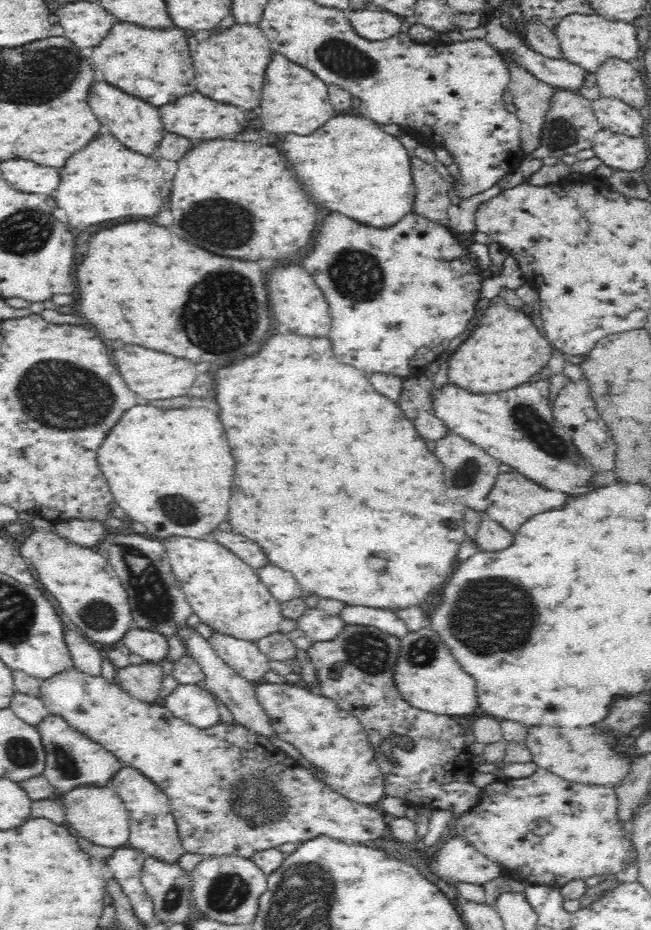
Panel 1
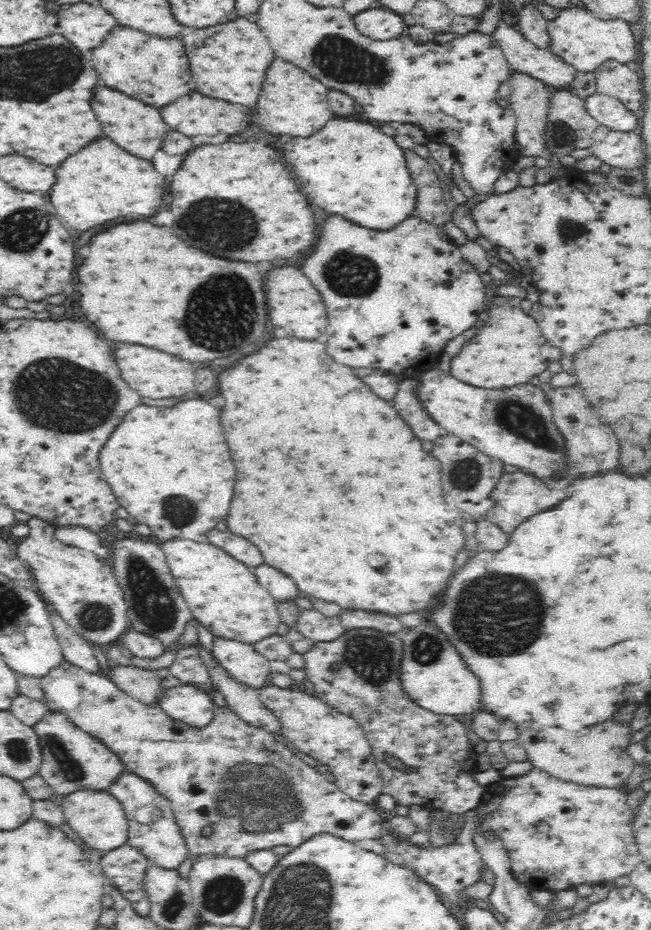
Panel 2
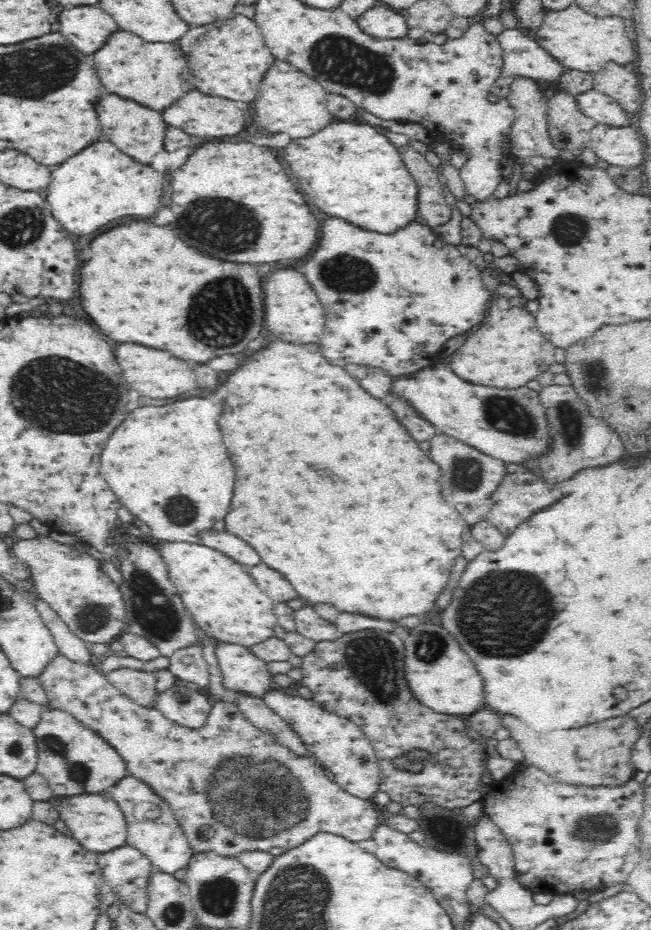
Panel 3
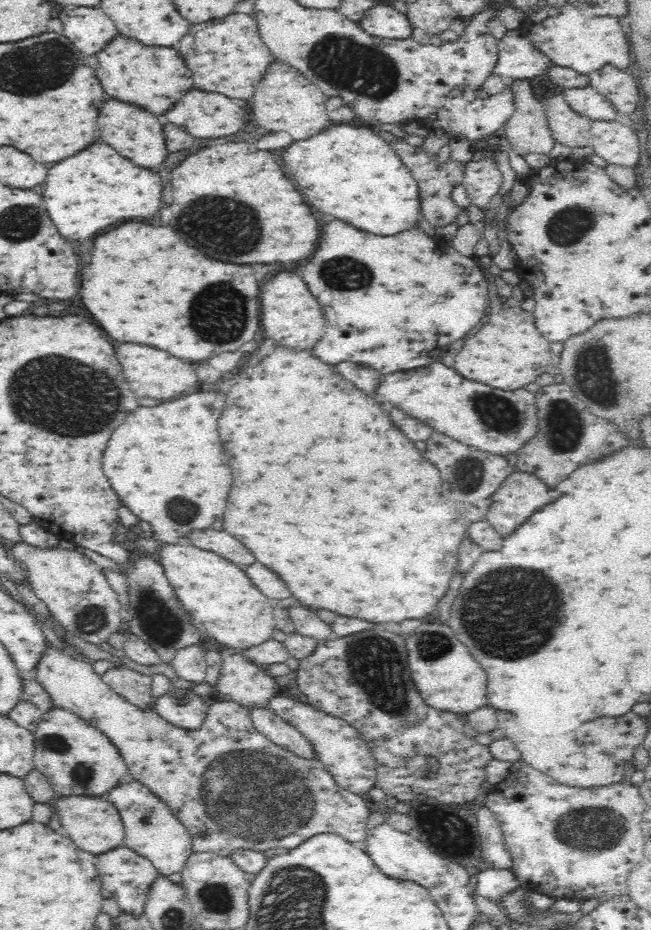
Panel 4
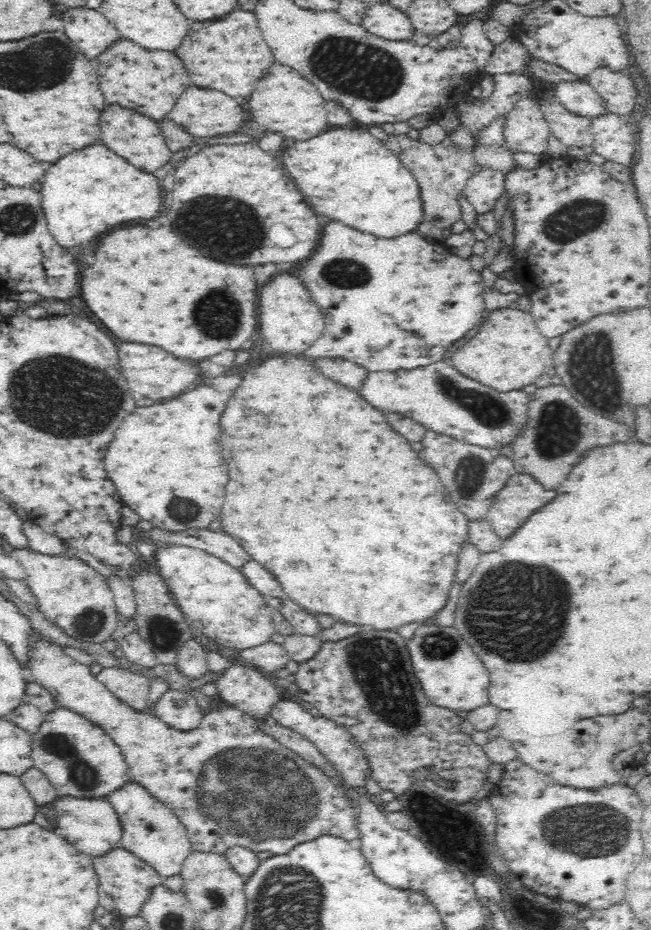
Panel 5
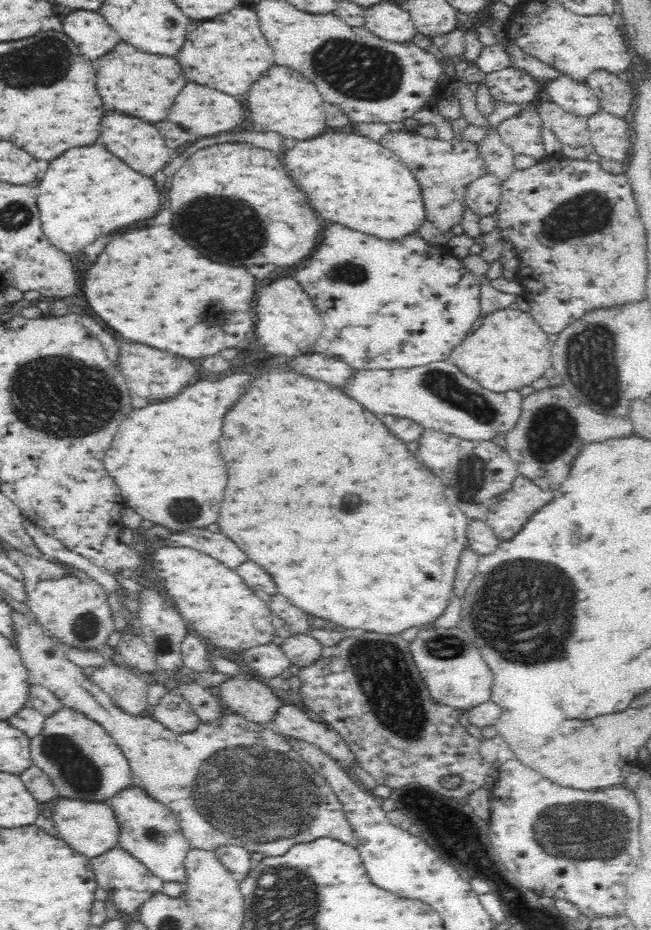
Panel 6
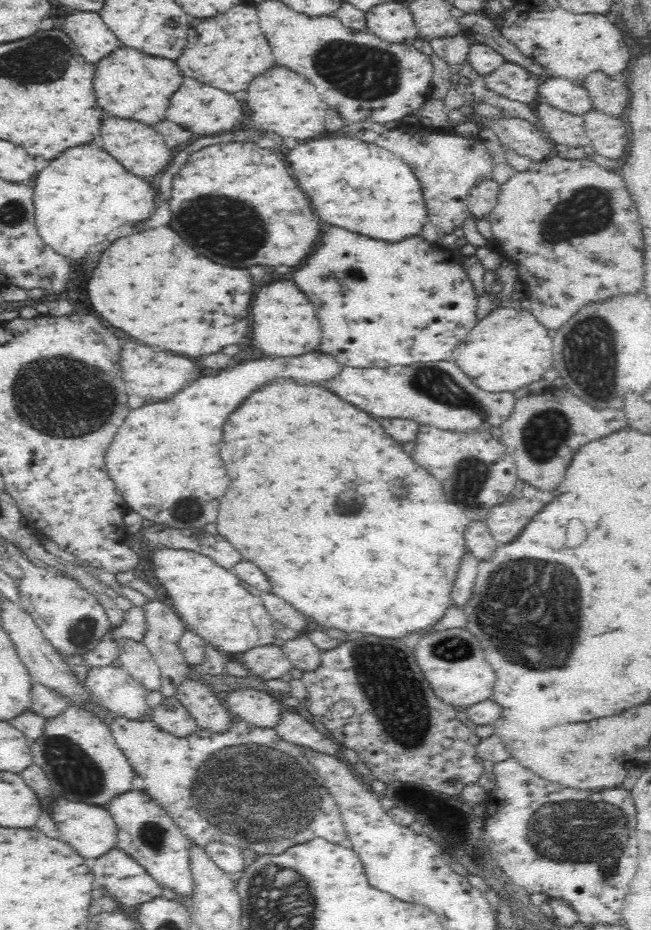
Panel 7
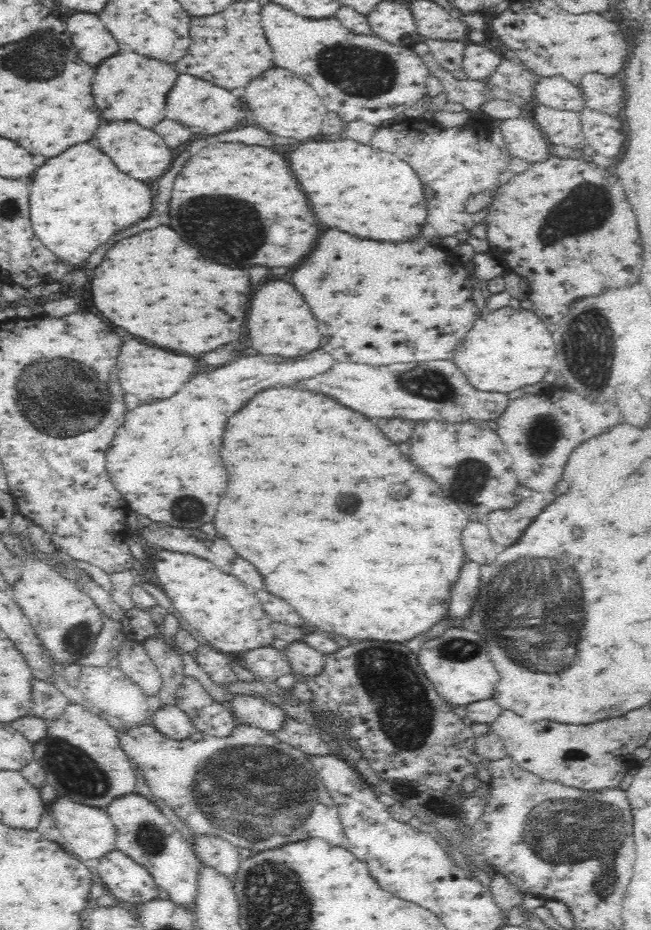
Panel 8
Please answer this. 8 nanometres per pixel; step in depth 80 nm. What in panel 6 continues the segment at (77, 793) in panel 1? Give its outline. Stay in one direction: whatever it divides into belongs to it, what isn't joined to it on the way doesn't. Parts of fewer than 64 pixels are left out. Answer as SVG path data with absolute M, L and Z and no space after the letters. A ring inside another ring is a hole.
M62 797L62 800L58 798L58 800L53 800L51 804L51 808L54 808L54 814L49 817L56 824L56 832L76 852L87 856L89 859L93 859L109 851L111 848L117 847L119 825L112 809L105 802L100 804L100 802L66 800L66 798Z

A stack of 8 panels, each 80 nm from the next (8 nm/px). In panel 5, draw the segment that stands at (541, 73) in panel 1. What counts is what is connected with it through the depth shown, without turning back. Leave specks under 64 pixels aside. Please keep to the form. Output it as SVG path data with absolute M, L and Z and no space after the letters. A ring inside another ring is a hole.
M508 37L502 43L494 45L493 48L483 68L485 74L527 73L525 66L533 58L528 55L528 51L517 39Z

